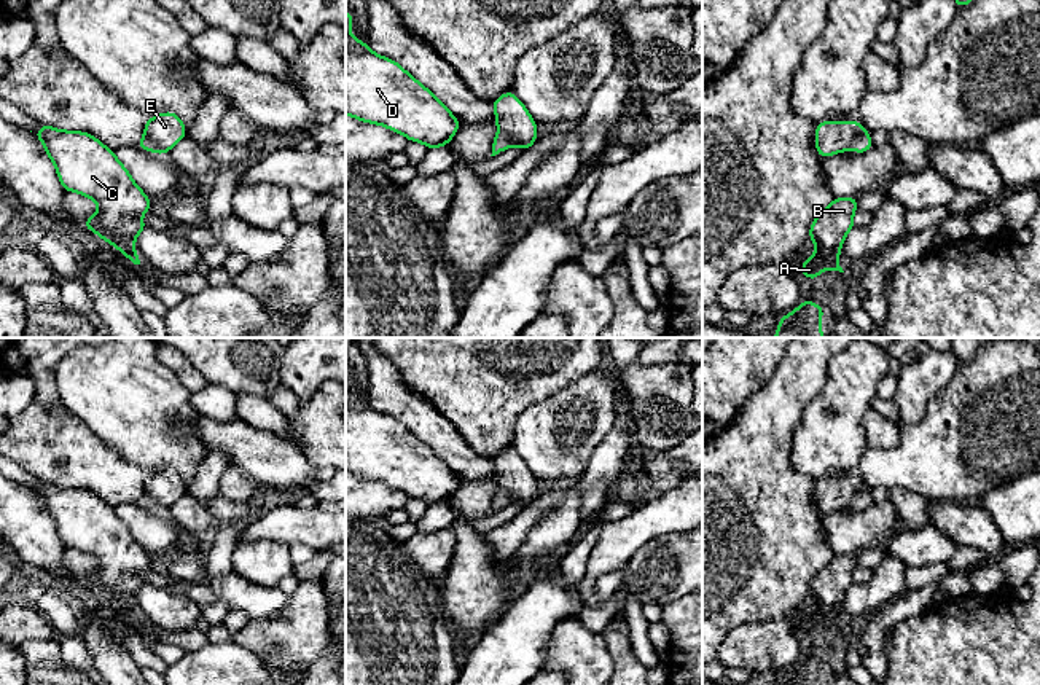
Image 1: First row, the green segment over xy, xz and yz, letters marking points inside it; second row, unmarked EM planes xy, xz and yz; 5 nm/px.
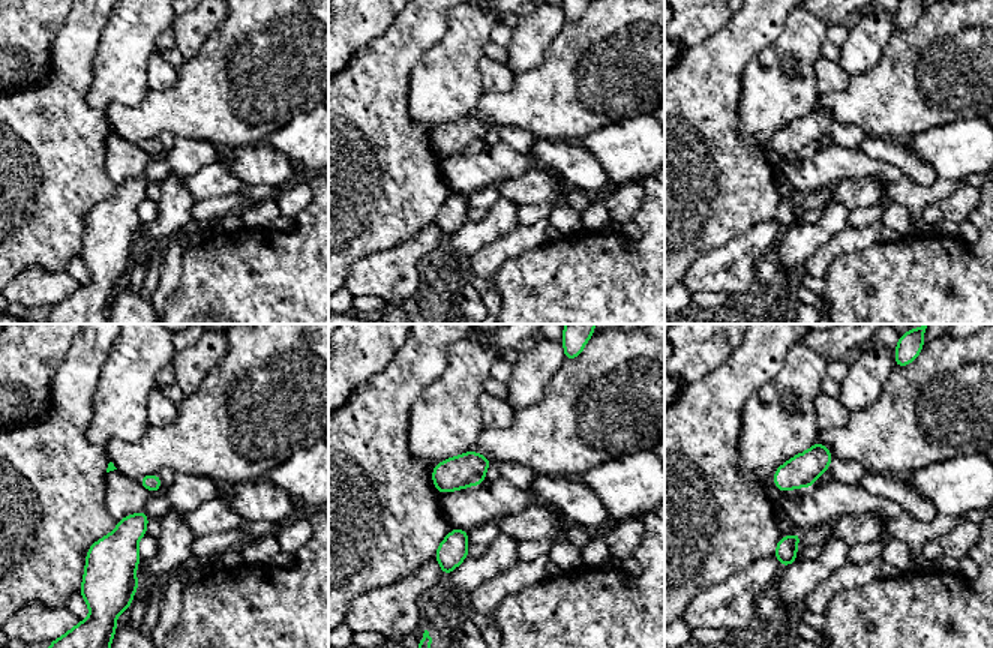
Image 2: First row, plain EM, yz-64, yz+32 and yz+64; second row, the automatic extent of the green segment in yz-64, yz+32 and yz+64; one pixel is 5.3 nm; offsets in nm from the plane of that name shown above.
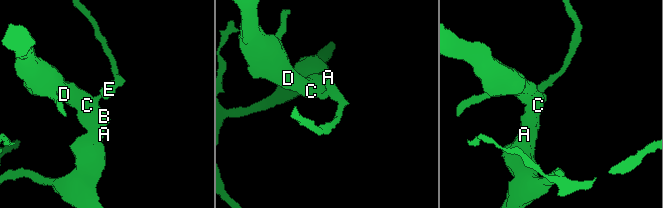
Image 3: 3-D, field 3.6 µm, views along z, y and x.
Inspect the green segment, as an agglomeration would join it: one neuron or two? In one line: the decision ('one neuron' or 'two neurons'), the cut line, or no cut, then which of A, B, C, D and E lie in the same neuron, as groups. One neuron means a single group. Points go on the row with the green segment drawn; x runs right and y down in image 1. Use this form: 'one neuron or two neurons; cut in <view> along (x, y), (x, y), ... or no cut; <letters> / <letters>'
two neurons; cut in yz along (868, 134), (859, 136), (851, 148); A B C D / E

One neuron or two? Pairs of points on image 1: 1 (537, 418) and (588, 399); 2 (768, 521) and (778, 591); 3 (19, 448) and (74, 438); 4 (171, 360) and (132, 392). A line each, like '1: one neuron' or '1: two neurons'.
1: one neuron
2: one neuron
3: one neuron
4: two neurons

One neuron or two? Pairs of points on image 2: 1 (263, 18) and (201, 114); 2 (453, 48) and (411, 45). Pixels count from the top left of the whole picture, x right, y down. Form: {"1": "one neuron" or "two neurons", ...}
{"1": "one neuron", "2": "two neurons"}

